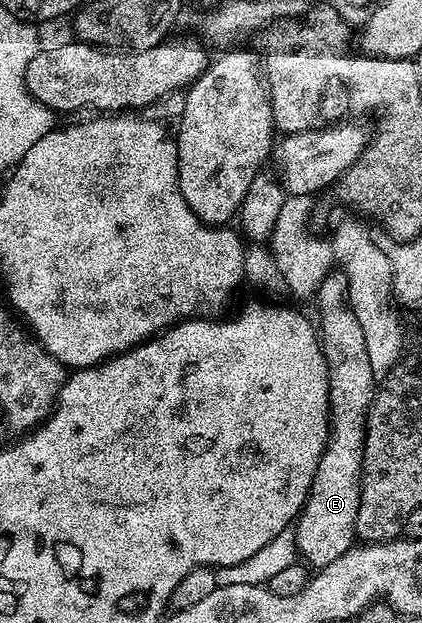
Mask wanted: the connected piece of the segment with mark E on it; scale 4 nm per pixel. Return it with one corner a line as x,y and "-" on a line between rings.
333,269
322,280
314,296
314,304
320,310
318,334
320,348
328,366
328,414
330,430
328,444
318,465
318,473
310,485
310,493
300,511
300,517
294,524
294,538
299,558
309,568
319,569
330,565
330,561
338,561
342,553
346,553
357,542
356,522
358,521
358,505
360,504
360,482
362,481
362,465
364,464
364,442
368,428
368,411
372,408
372,398
378,390
378,381
374,377
374,369
370,369
370,357
366,353
366,337
362,334
362,325
358,325
358,317
354,317
352,307
348,303
348,278
343,270

